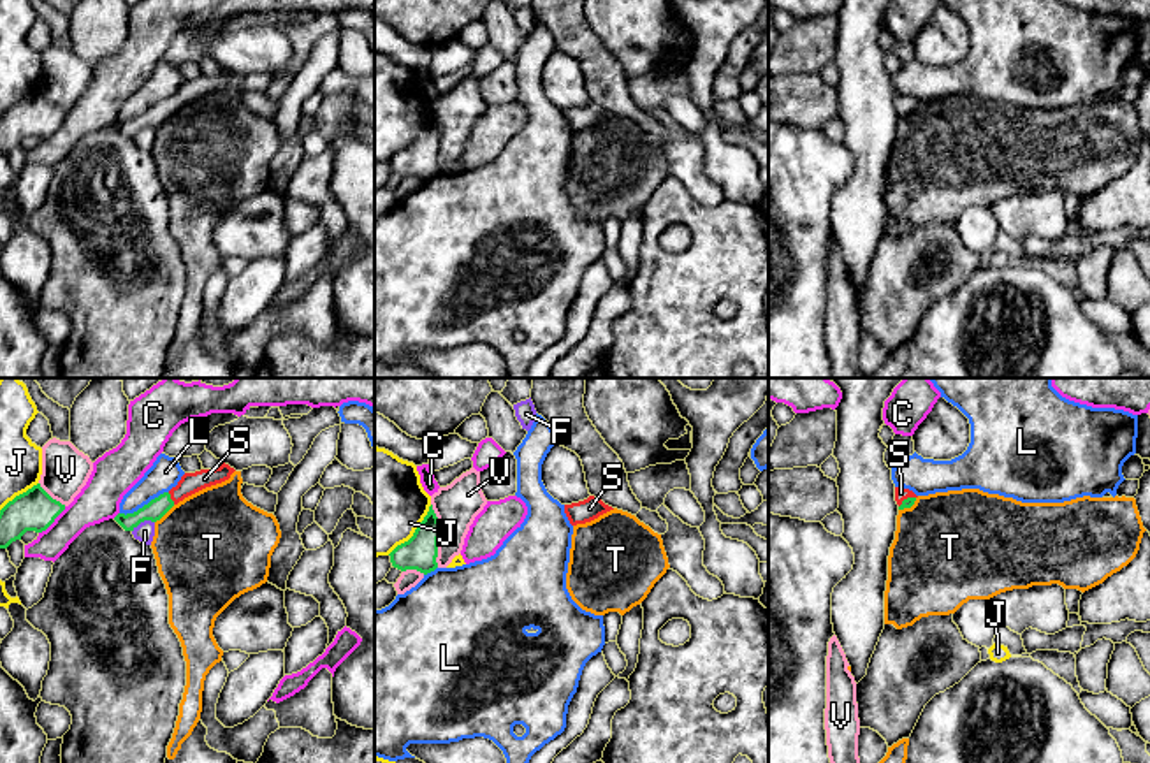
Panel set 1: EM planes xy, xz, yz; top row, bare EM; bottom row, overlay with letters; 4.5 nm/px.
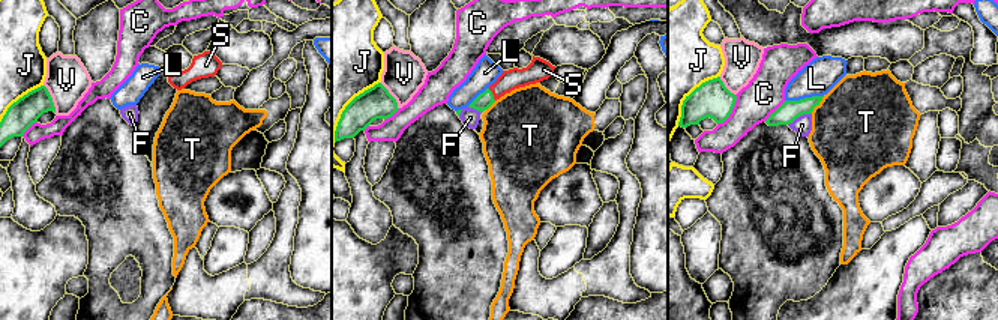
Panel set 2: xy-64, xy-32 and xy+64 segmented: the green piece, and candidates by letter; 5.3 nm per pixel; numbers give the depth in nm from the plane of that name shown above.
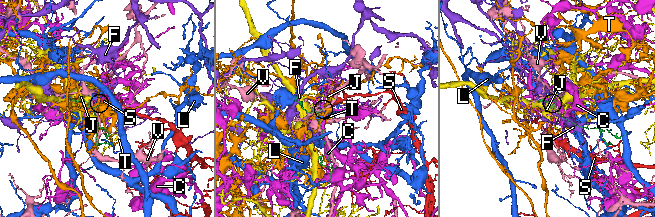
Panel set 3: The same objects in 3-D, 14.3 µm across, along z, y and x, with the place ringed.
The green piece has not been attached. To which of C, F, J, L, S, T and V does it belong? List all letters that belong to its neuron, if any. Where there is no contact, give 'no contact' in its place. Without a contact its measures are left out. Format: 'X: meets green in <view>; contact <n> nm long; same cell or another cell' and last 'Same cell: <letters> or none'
C: meets green in xy; contact 180 nm long; another cell
F: meets green in xy; contact 120 nm long; another cell
J: meets green in xz; contact 300 nm long; another cell
L: meets green in xy; contact 240 nm long; another cell
S: meets green in xy; contact 70 nm long; same cell
T: meets green in xy; contact 130 nm long; another cell
V: meets green in xz; contact 300 nm long; another cell
Same cell: S

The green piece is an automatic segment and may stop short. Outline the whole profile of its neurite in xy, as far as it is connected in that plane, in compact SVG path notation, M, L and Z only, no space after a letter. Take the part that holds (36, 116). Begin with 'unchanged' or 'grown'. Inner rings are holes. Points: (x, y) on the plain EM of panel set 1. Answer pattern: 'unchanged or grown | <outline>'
unchanged | M40 90L16 102L0 116L0 155L21 146L26 137L42 139L65 116Z

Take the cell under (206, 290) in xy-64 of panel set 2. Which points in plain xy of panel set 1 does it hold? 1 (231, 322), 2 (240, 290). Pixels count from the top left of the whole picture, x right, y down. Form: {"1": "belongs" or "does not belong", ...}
{"1": "does not belong", "2": "does not belong"}

